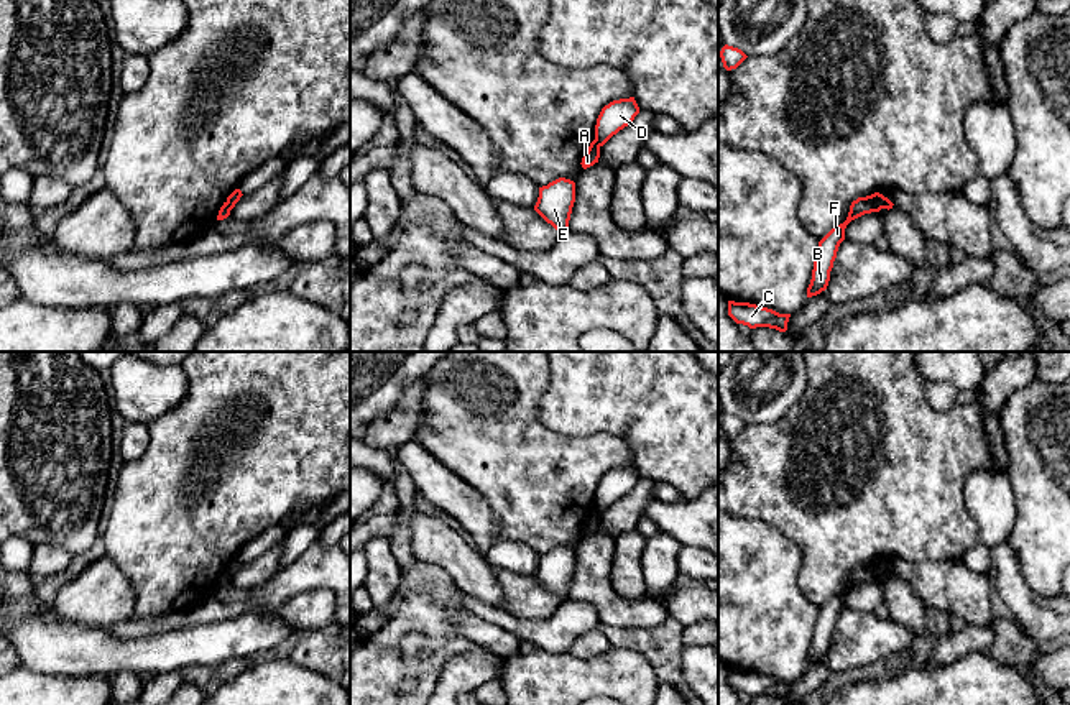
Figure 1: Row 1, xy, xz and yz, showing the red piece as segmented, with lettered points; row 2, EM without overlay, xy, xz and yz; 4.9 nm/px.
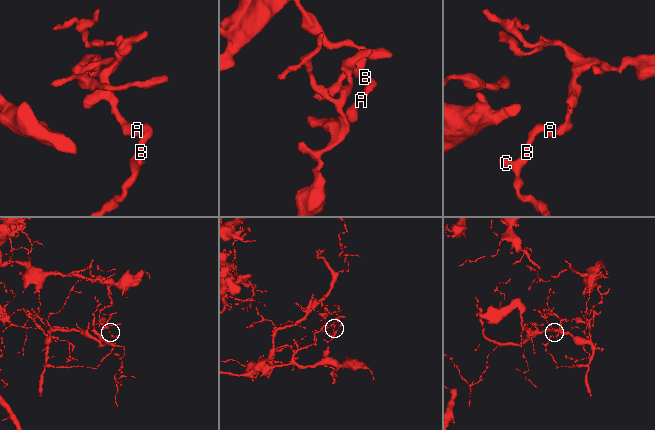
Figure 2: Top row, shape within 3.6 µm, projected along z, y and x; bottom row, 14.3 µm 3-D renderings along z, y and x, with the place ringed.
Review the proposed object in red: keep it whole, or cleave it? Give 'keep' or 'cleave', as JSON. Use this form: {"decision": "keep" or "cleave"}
{"decision": "cleave"}

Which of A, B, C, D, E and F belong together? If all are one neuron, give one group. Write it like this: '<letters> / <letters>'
A E / B C D F

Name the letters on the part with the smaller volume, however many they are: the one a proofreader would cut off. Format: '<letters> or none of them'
B, C, D, F

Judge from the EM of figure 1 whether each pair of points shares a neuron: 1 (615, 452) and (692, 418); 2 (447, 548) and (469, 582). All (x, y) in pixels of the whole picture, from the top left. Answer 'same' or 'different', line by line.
1: different
2: same

